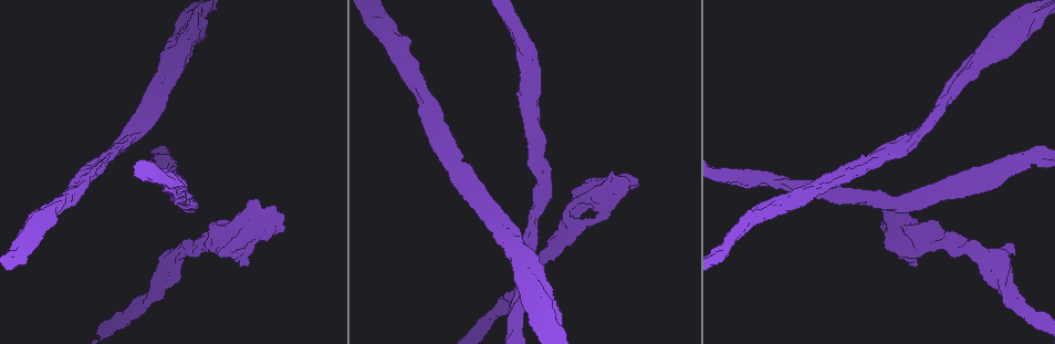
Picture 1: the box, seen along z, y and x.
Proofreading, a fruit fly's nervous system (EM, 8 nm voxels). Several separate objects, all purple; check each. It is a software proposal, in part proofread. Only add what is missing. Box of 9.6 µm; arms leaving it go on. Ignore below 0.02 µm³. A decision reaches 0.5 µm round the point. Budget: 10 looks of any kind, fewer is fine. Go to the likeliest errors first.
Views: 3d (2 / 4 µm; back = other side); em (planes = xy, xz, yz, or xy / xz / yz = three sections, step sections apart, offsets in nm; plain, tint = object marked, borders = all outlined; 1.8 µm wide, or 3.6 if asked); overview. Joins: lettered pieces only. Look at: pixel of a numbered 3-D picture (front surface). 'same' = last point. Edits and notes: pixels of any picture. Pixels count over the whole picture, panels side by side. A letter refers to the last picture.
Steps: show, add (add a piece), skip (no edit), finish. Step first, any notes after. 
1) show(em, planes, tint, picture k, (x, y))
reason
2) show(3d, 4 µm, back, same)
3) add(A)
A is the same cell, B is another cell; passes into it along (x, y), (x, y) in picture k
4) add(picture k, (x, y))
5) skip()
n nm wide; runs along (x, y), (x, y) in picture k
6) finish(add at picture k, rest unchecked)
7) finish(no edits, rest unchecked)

show(3d, 4 µm, picture 1, (524, 265))
three arms meet

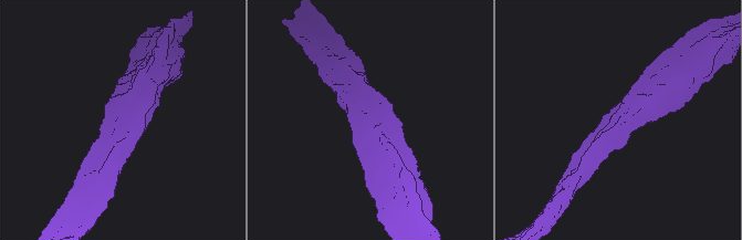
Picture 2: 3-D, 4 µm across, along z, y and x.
show(em, 3.6 µm, planes, borders, picture 2, (373, 119))

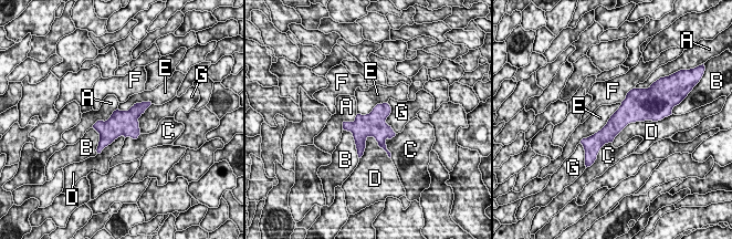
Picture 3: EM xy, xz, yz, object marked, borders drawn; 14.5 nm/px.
skip()
280 nm wide; A, B, C, D, E, F and G are other cells; border along (621, 103), (599, 130), (582, 139) in picture 3; none of them fits

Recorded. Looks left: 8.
show(em, xy, step 4, tint, picture 1, (545, 261))
narrows sharply

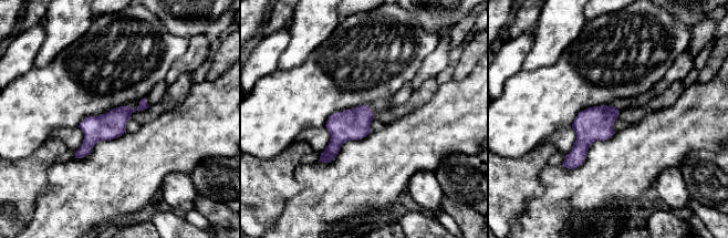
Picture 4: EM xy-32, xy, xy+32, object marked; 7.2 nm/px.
show(em, xy, step 4, borders, same)

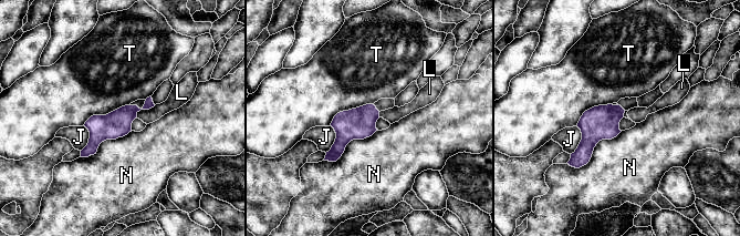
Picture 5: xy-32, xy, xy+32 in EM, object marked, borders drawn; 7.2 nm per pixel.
skip()
J, L, N and T are other cells; runs along (149, 101), (110, 126), (83, 154) in picture 5; none of them fits

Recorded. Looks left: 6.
show(3d, 4 µm, picture 1, (509, 303))
thick turns thin

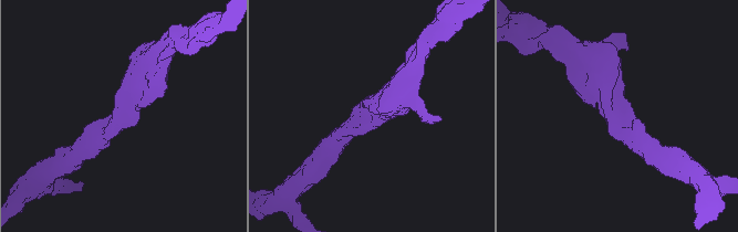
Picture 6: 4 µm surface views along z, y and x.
show(em, 3.6 µm, planes, borders, picture 6, (128, 111))
need the tissue

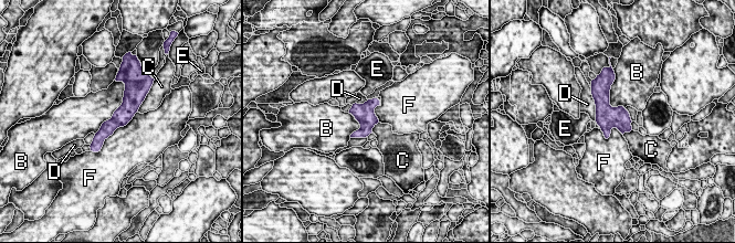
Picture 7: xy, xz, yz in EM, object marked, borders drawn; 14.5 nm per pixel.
skip()
B, C, D, E and F are other cells; arms of 300, 550 nm; no lettered piece goes on from it

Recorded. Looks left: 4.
show(em, yz, step 4, borders, picture 1, (64, 190))
branch stops here

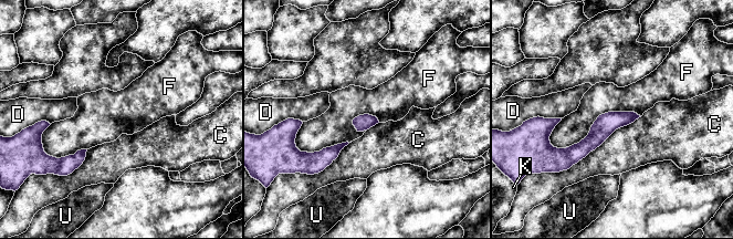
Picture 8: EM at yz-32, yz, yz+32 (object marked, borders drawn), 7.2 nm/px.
show(em, planes, borders, same)

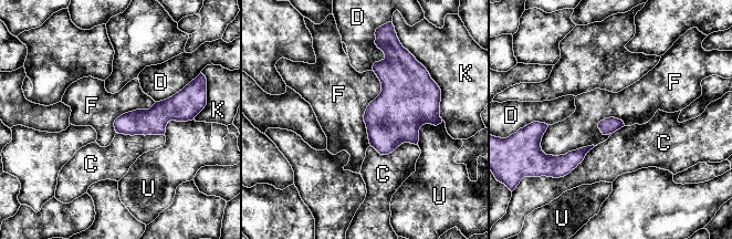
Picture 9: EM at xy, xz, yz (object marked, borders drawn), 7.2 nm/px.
skip()
C, D, F, K and U are other cells; runs along (184, 113), (116, 124) in picture 9; none of them fits

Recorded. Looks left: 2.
finish(no edits, rest unchecked)

